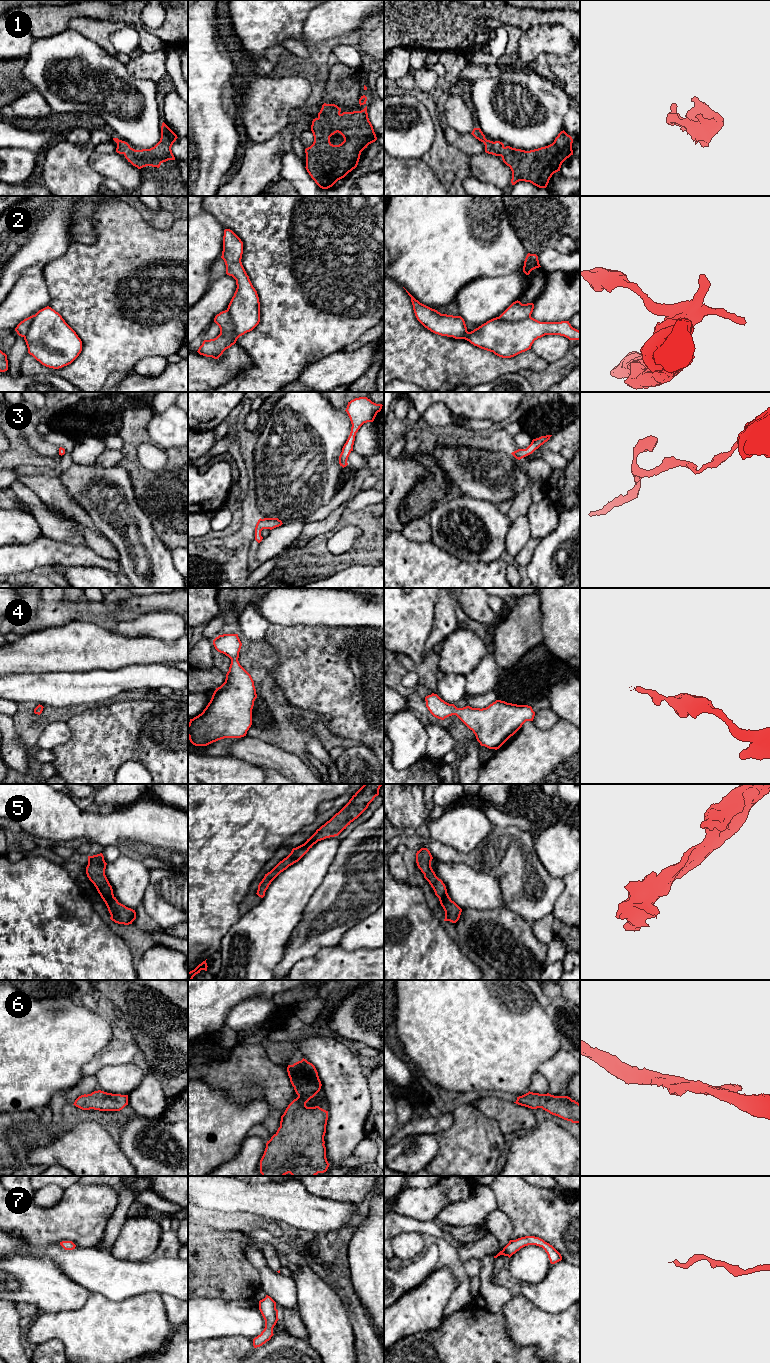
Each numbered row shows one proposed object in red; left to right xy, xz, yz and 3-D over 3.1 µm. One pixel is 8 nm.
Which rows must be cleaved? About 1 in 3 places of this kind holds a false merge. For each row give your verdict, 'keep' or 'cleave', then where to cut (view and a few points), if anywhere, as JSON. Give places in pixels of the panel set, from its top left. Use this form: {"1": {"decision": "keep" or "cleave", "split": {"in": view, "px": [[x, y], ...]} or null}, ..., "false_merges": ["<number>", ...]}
{"1": {"decision": "keep", "split": null}, "2": {"decision": "cleave", "split": {"in": "xz", "px": [[226, 310], [232, 324], [233, 333], [231, 335]]}}, "3": {"decision": "keep", "split": null}, "4": {"decision": "keep", "split": null}, "5": {"decision": "keep", "split": null}, "6": {"decision": "keep", "split": null}, "7": {"decision": "keep", "split": null}, "false_merges": ["2"]}

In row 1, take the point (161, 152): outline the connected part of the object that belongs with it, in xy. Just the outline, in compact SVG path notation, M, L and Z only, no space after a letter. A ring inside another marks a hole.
M163 122L160 141L150 149L135 150L125 141L118 138L113 140L117 143L116 152L123 154L128 162L141 169L146 166L159 168L163 162L175 160L171 147L177 138L177 135Z

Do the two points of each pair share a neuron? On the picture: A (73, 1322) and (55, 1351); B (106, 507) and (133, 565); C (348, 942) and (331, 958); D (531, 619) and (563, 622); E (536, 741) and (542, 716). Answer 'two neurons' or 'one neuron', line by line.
A: two neurons
B: one neuron
C: two neurons
D: two neurons
E: two neurons

